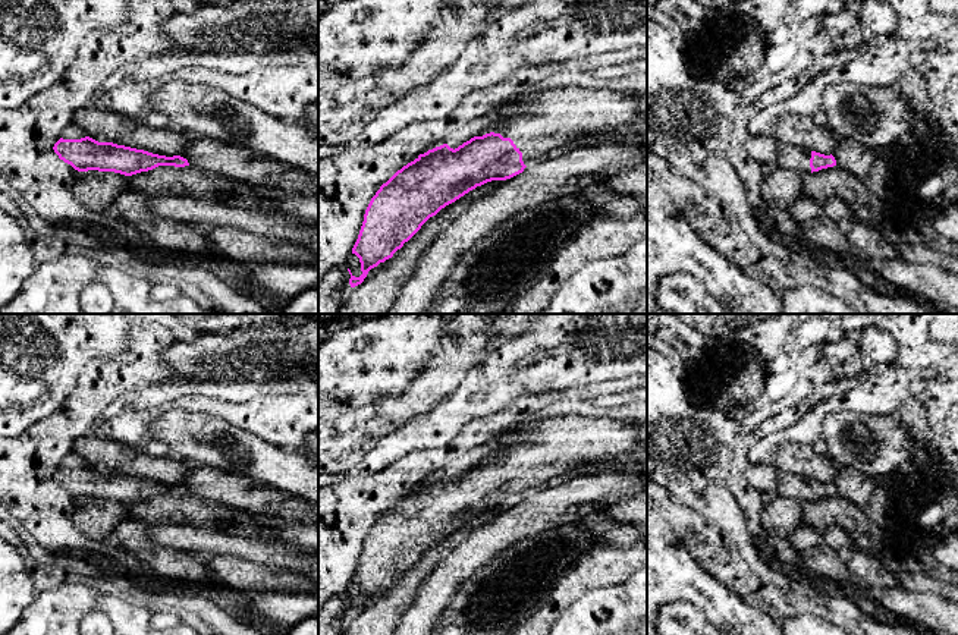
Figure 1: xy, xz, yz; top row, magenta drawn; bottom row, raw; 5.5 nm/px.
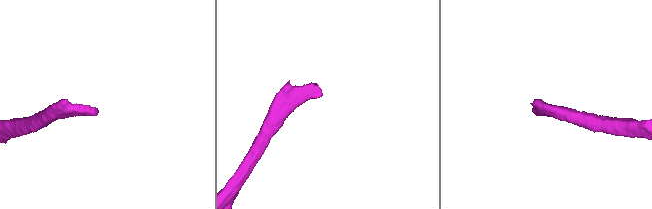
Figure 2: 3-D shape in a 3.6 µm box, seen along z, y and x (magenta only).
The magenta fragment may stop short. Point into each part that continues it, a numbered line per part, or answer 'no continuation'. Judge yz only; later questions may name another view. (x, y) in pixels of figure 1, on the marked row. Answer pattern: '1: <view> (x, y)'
1: yz (770, 153)

